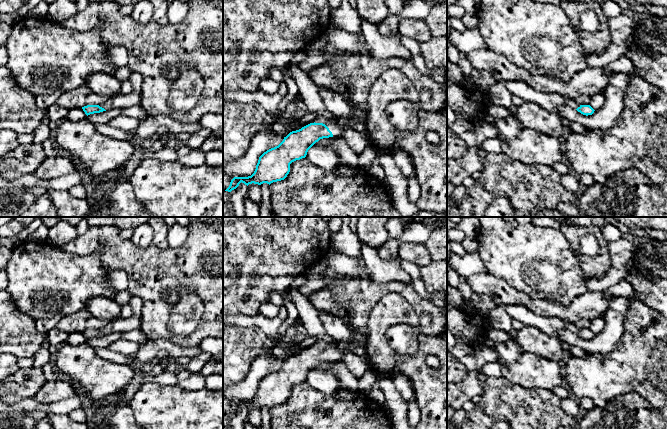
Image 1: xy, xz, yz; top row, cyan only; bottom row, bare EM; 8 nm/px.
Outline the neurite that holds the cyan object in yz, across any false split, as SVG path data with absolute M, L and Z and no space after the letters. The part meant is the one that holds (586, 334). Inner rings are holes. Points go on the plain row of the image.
M565 322L565 328L569 329L573 333L576 333L583 339L592 339L594 337L594 333L590 329L580 329L578 328L575 323Z

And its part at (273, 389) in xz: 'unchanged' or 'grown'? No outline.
grown

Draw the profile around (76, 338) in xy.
M82 331L74 332L74 333L69 333L67 343L72 345L72 346L77 346L83 343L86 343L86 338L83 335Z

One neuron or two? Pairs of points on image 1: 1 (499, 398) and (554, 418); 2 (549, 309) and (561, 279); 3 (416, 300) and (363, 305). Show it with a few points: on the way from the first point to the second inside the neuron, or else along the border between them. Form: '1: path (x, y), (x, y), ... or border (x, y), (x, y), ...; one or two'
1: path (513, 404), (525, 410), (540, 411); one
2: border (529, 295), (563, 304), (569, 304), (575, 298); two
3: path (403, 289), (385, 288), (376, 292); one

